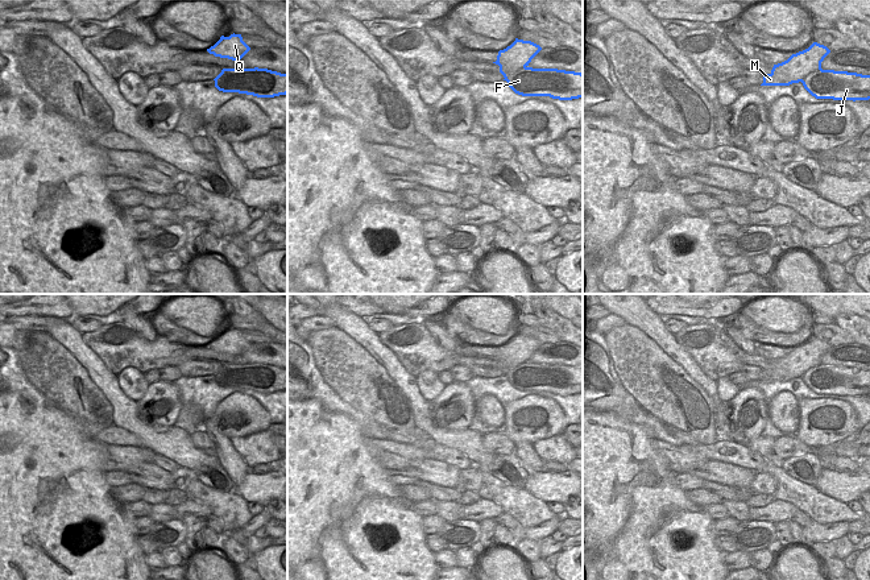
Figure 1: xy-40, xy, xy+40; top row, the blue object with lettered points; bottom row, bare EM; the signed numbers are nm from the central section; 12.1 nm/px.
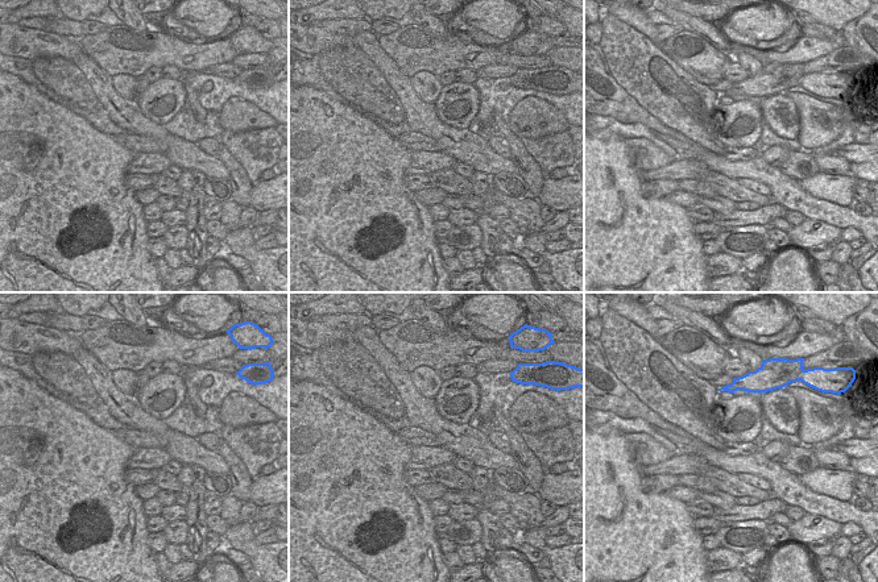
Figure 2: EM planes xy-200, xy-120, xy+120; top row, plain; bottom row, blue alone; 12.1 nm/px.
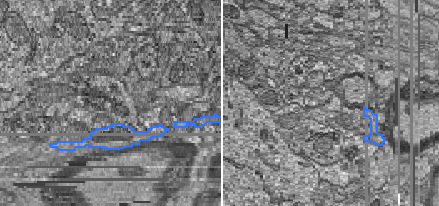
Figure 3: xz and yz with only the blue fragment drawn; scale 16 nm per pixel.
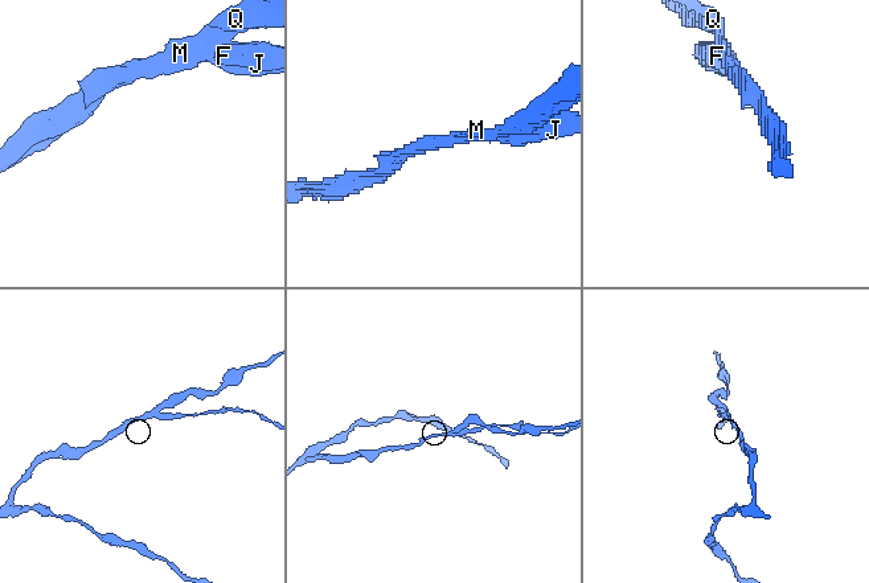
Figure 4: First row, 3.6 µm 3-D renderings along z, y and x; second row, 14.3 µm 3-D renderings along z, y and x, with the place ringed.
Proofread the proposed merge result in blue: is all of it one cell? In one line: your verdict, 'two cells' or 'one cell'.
two cells

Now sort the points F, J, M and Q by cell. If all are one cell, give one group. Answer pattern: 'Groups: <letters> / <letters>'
Groups: F J / M Q

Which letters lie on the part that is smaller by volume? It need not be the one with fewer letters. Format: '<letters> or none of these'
F, J

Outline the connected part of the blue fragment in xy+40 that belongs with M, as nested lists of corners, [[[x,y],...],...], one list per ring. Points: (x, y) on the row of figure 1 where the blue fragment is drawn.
[[[813,42],[808,49],[792,54],[787,61],[774,65],[770,74],[763,75],[761,86],[790,86],[801,82],[804,88],[804,78],[811,72],[821,69],[821,62],[830,53],[830,50]]]

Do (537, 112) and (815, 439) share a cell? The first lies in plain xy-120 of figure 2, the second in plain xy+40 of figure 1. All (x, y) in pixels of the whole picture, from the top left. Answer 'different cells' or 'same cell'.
same cell

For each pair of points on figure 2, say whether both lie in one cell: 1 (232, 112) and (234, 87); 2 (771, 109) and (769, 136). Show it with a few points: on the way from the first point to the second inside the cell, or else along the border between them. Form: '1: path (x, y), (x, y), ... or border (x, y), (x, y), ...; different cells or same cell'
1: border (261, 109), (231, 96), (223, 104), (218, 121); different cells
2: border (762, 117), (778, 136), (795, 140); different cells

